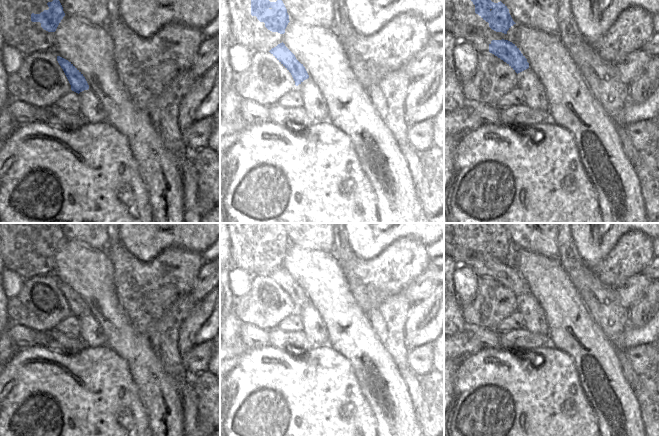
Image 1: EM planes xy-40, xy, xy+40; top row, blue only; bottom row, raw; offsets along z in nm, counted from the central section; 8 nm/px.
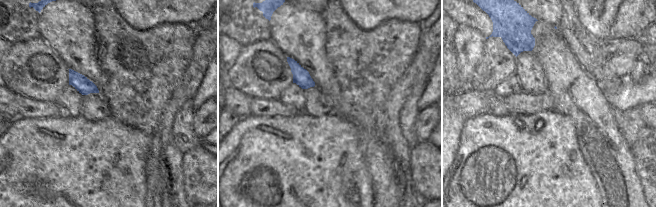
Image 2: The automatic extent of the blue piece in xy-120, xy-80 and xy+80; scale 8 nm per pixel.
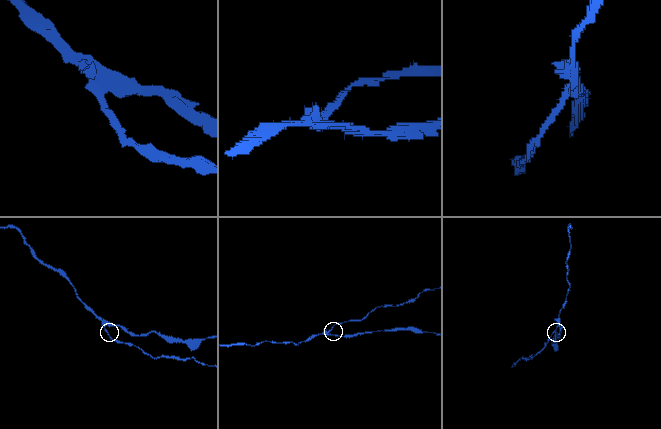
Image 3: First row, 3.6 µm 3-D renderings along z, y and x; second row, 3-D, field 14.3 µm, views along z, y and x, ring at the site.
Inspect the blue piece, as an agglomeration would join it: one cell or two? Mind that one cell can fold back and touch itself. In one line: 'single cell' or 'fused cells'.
fused cells

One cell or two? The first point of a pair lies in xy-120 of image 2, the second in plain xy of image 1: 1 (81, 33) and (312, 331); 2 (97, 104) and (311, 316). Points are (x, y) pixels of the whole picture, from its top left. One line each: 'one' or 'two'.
1: two
2: one

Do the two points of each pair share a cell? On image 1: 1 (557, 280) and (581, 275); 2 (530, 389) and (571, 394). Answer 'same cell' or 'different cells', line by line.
1: different cells
2: same cell

